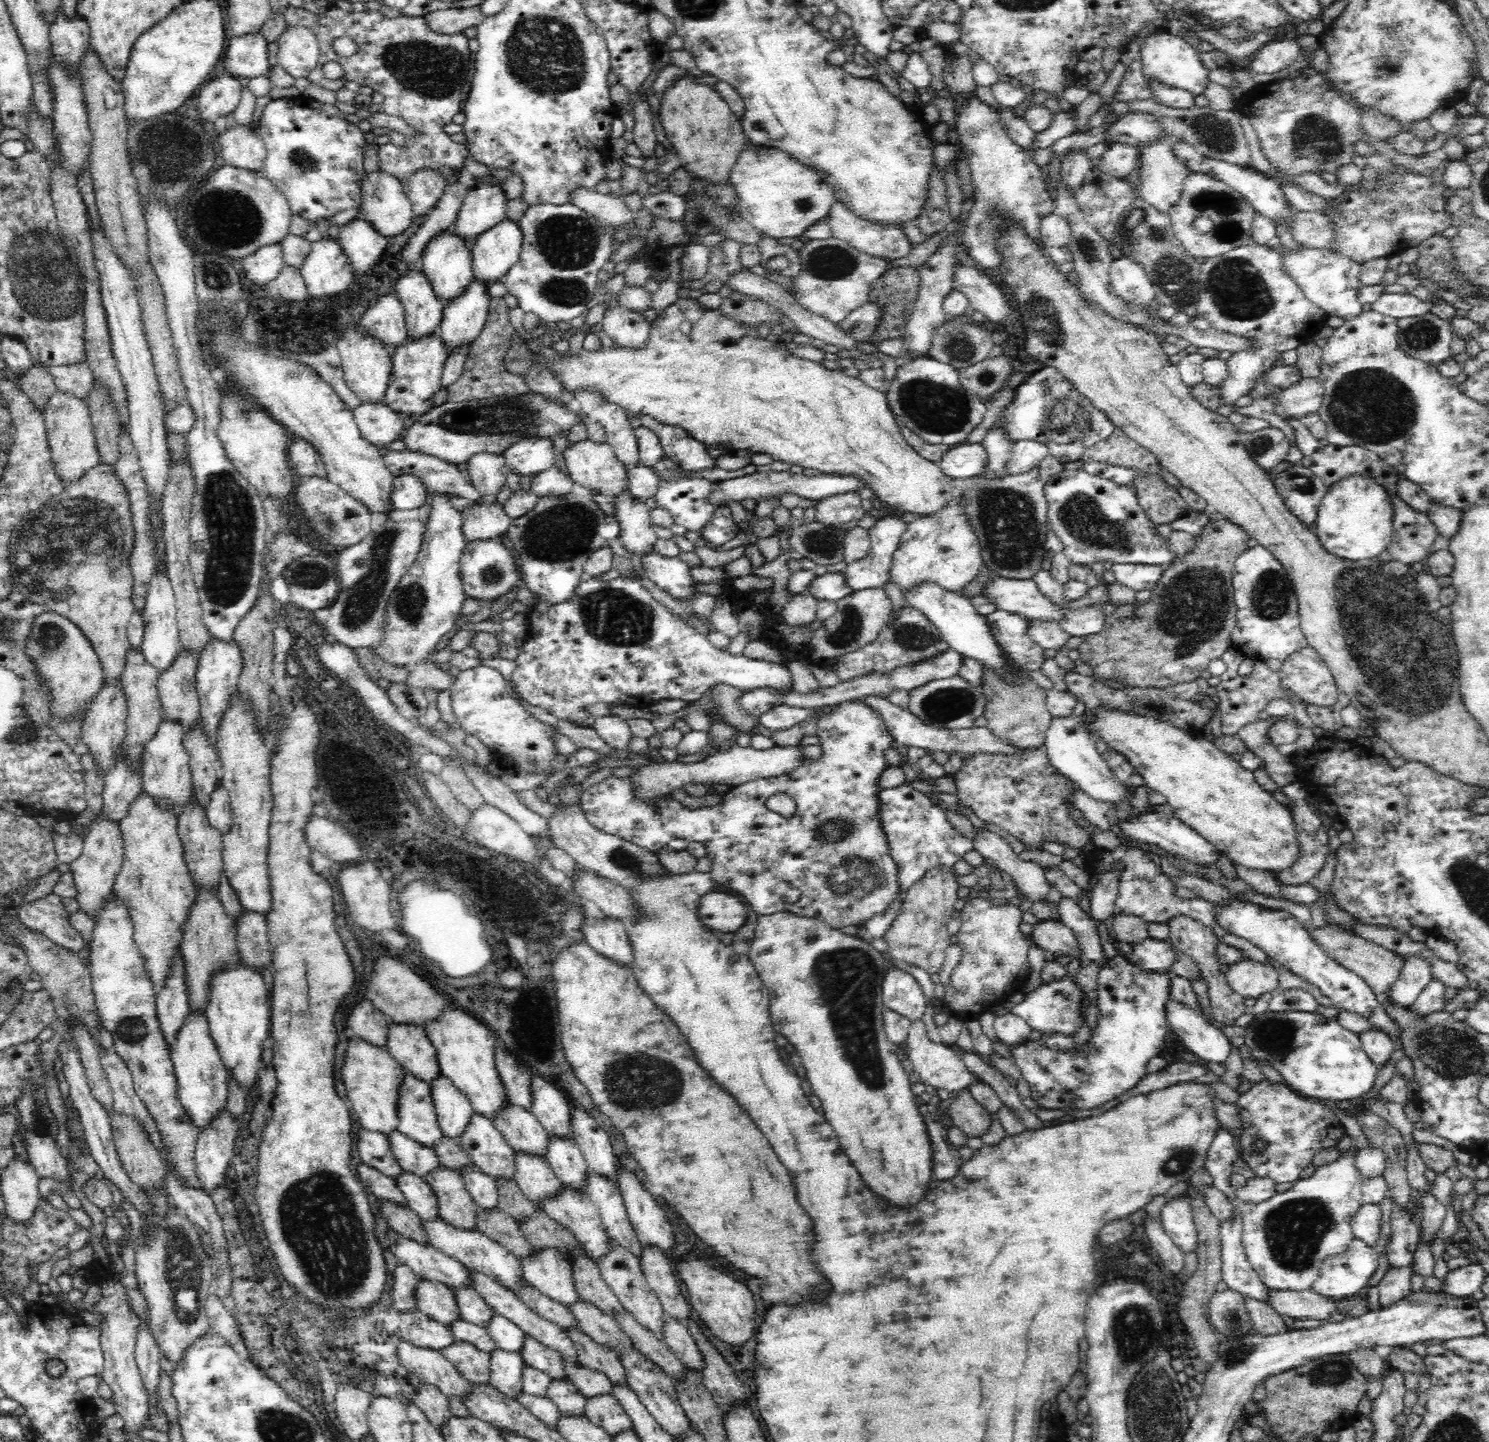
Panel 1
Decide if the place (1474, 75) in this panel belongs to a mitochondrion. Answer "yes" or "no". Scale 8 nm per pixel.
no

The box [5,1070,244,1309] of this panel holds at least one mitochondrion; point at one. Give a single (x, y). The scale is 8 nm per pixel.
(43, 1124)

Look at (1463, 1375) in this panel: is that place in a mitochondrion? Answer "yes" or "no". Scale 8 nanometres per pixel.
no

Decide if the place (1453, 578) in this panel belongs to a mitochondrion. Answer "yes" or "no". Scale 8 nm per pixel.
no

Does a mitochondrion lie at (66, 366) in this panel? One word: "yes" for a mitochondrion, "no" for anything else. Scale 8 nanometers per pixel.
no

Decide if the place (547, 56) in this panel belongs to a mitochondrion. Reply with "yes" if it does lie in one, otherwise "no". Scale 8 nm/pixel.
yes

